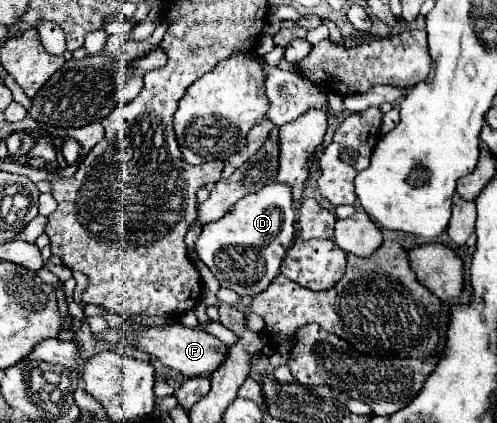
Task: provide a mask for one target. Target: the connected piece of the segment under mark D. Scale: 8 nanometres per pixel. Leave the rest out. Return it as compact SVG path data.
M272 181L260 191L242 197L220 221L206 225L196 243L196 251L222 287L228 287L242 297L254 297L280 273L280 265L296 233L294 223L296 205L290 185Z

